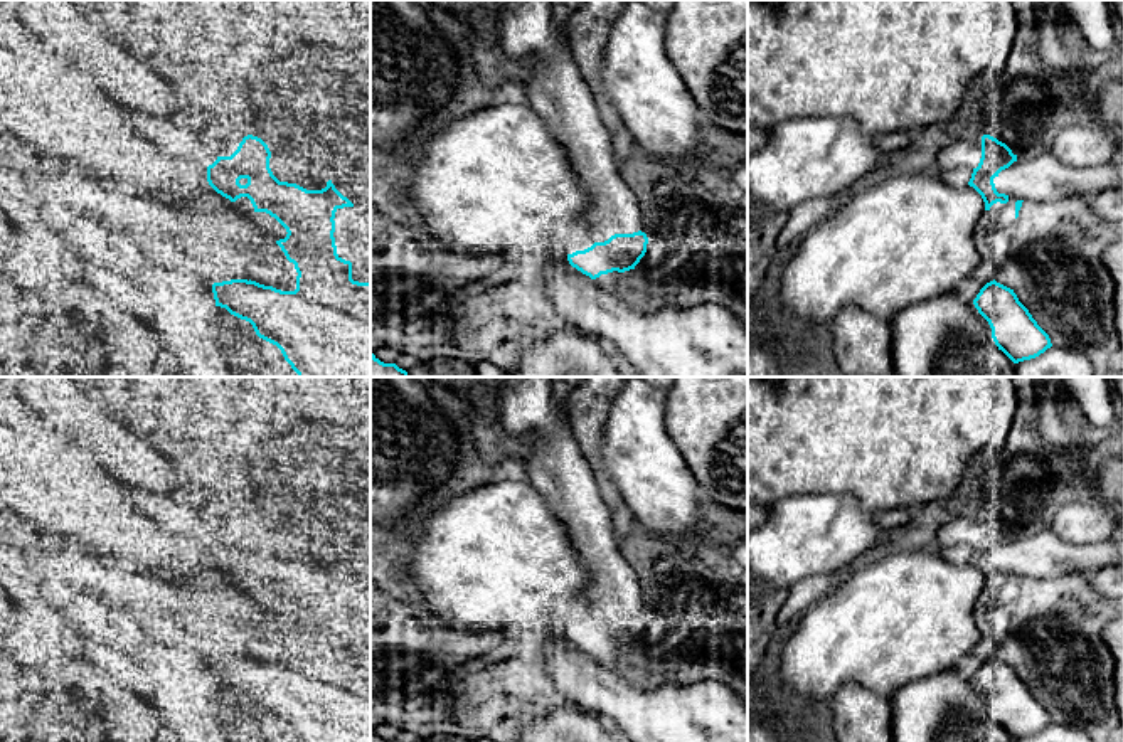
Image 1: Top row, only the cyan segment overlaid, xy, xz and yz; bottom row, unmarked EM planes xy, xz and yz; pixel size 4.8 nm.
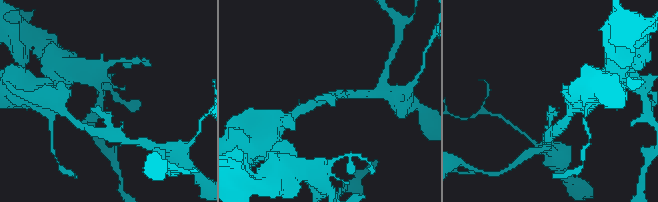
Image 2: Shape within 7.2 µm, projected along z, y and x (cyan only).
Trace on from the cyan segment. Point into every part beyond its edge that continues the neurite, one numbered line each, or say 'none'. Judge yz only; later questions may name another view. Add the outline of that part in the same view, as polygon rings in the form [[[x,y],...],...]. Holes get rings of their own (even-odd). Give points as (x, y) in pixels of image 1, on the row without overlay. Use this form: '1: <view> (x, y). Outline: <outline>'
1: yz (963, 530). Outline: [[[982,515],[958,518],[946,523],[938,532],[938,543],[941,545],[943,550],[956,543],[977,545],[980,540],[980,535],[982,535]]]

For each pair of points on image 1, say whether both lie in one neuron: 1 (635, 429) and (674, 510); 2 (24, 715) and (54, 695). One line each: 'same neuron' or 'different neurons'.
1: same neuron
2: same neuron

